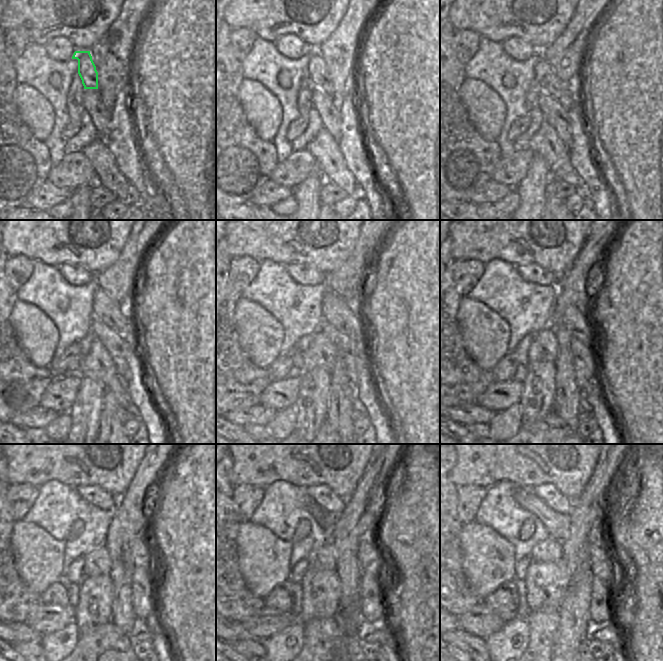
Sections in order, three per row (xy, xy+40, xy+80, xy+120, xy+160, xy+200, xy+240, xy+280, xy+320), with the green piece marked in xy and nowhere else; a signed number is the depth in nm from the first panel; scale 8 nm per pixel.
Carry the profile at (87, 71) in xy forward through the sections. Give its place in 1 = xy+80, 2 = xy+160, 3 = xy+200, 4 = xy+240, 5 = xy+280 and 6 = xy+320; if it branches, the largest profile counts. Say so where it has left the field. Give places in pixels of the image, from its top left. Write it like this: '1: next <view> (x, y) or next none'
1: next xy+80 (546, 80)
2: next xy+160 (335, 311)
3: next xy+200 (583, 327)
4: next xy+240 (143, 553)
5: next xy+280 (371, 555)
6: next xy+320 (603, 561)

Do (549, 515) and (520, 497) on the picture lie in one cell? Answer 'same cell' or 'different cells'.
same cell

